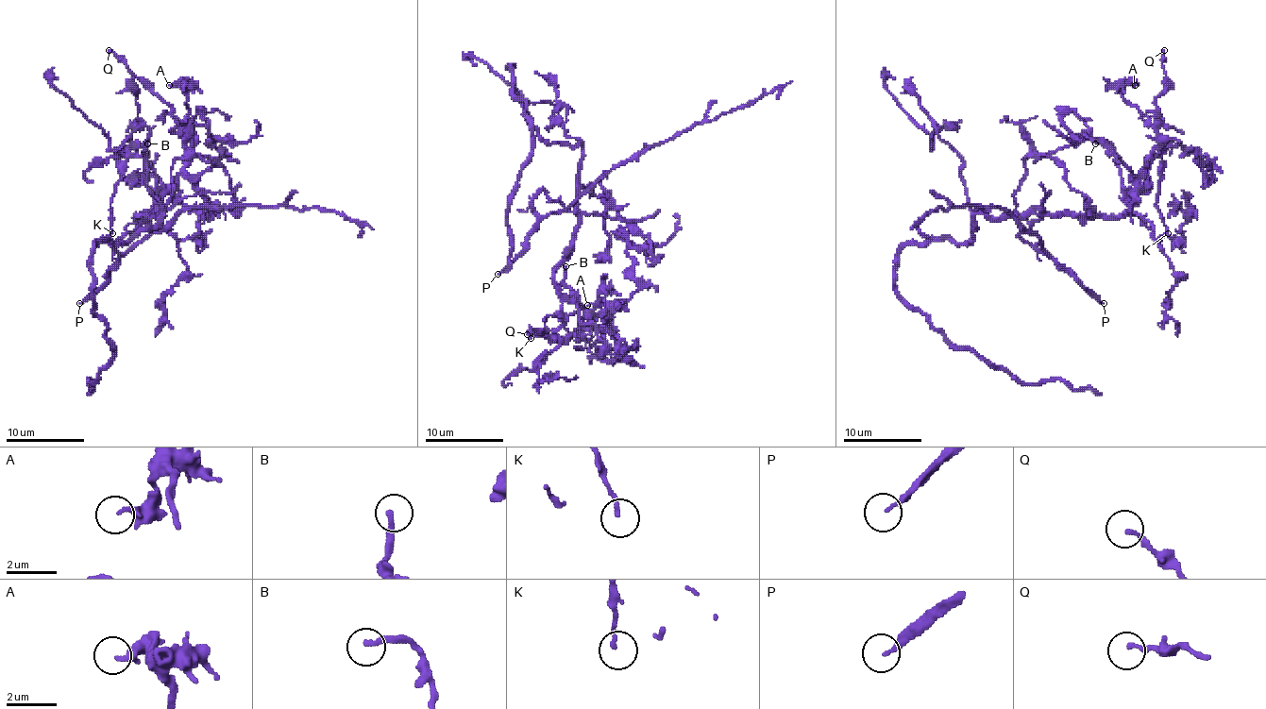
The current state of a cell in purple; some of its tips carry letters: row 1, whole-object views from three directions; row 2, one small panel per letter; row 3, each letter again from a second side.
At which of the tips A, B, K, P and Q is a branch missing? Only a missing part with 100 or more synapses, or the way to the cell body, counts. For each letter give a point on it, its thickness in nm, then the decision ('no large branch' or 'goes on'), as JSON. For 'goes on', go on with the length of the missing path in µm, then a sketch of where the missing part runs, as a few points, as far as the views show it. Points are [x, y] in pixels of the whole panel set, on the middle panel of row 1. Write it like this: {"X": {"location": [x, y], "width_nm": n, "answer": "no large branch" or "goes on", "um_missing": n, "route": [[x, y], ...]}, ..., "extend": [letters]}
{"A": {"location": [587, 305], "width_nm": 240, "answer": "no large branch"}, "B": {"location": [565, 266], "width_nm": 240, "answer": "no large branch"}, "K": {"location": [531, 338], "width_nm": 140, "answer": "no large branch"}, "P": {"location": [497, 274], "width_nm": 160, "answer": "goes on", "um_missing": 130}, "Q": {"location": [527, 334], "width_nm": 160, "answer": "no large branch"}, "extend": ["P"]}

